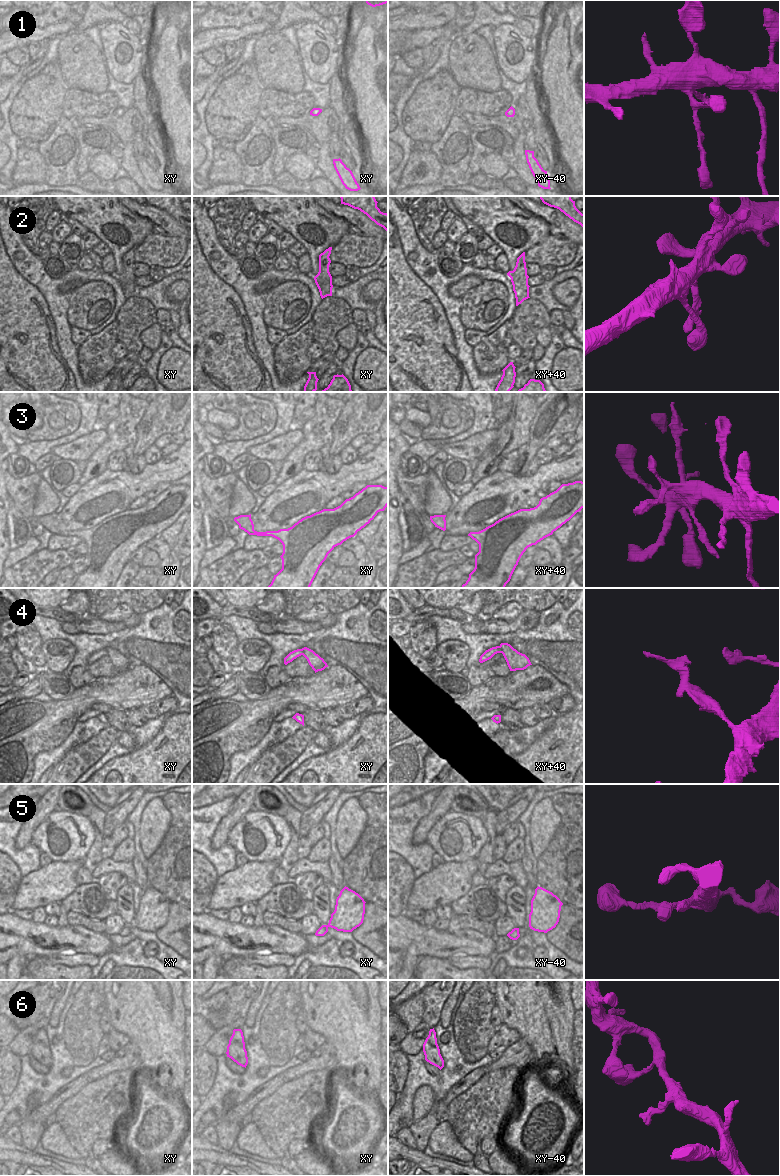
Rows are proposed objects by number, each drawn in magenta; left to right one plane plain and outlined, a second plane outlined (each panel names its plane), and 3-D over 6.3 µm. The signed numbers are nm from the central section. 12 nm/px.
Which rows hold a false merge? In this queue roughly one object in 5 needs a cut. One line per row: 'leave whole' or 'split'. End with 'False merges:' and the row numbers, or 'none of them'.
1: leave whole
2: leave whole
3: leave whole
4: split
5: leave whole
6: leave whole
False merges: 4

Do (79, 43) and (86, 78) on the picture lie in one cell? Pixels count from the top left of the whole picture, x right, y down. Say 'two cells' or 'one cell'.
one cell

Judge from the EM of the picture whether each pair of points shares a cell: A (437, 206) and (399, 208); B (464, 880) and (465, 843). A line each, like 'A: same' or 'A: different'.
A: different
B: different

